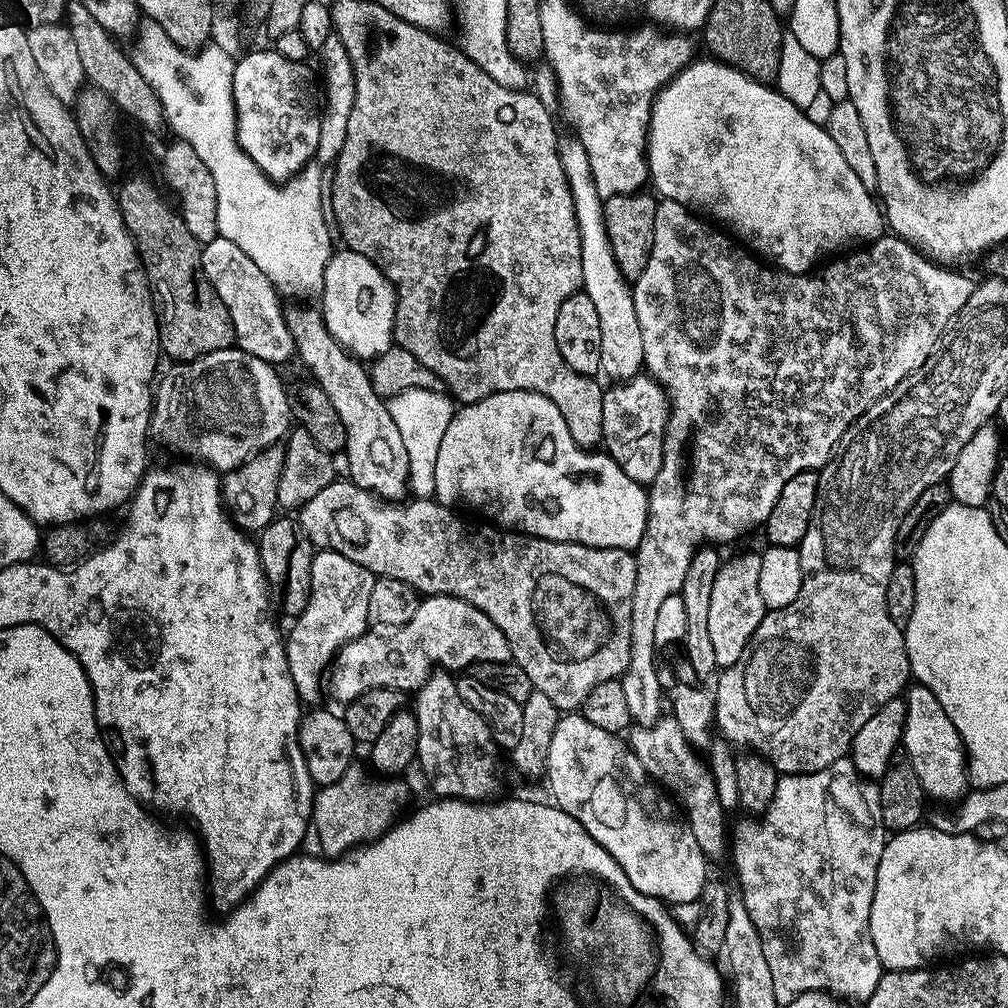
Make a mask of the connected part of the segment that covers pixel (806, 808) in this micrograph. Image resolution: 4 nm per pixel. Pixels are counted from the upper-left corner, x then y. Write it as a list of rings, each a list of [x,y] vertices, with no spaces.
[[[845,758],[835,760],[830,766],[817,772],[781,775],[776,781],[774,798],[768,809],[762,813],[764,824],[748,822],[737,830],[732,846],[732,860],[740,884],[738,895],[744,901],[746,910],[750,910],[750,918],[754,918],[754,926],[758,926],[758,938],[762,938],[762,951],[766,954],[766,963],[770,966],[771,977],[774,978],[774,998],[777,1005],[786,1006],[803,992],[827,992],[845,1001],[848,999],[860,1000],[860,1002],[866,1002],[870,994],[874,994],[882,969],[878,950],[874,950],[874,942],[870,938],[870,906],[874,902],[878,862],[882,858],[882,850],[886,843],[886,829],[880,822],[881,818],[879,787],[871,779],[861,776],[851,759]]]

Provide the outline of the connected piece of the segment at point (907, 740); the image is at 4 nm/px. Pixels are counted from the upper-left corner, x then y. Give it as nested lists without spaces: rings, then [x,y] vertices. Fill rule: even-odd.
[[[913,683],[903,697],[904,702],[904,739],[902,751],[907,756],[914,774],[924,787],[925,797],[936,800],[956,802],[969,791],[968,758],[964,755],[964,743],[954,730],[954,722],[946,718],[942,702],[926,686]]]

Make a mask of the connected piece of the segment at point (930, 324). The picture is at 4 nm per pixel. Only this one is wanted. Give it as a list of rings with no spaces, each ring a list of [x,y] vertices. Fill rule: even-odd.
[[[661,199],[657,203],[654,214],[654,246],[650,250],[646,270],[642,270],[640,277],[632,284],[632,297],[634,310],[638,313],[638,326],[642,330],[644,368],[647,375],[663,386],[670,407],[664,435],[662,470],[658,470],[658,478],[654,478],[654,482],[648,488],[648,529],[644,531],[642,542],[634,550],[636,585],[630,612],[630,662],[627,672],[619,679],[622,691],[626,693],[626,707],[630,710],[633,725],[651,726],[662,716],[660,711],[662,677],[661,669],[658,667],[658,649],[654,642],[658,606],[667,597],[679,593],[682,582],[686,582],[686,569],[690,566],[690,558],[694,558],[696,549],[709,542],[715,542],[717,545],[728,544],[731,540],[738,539],[747,528],[759,529],[763,526],[770,518],[774,502],[778,502],[778,494],[782,494],[782,486],[786,486],[786,482],[790,482],[794,474],[823,468],[832,459],[842,434],[846,434],[846,430],[853,422],[875,400],[882,398],[887,392],[892,392],[894,386],[902,382],[902,378],[906,378],[911,372],[917,372],[932,359],[941,343],[940,335],[944,331],[944,335],[949,331],[950,325],[955,321],[956,313],[962,310],[962,306],[966,306],[970,294],[976,289],[975,279],[971,280],[960,272],[952,272],[956,270],[951,267],[941,266],[929,260],[907,240],[901,240],[895,234],[885,234],[879,240],[873,240],[861,248],[864,248],[861,252],[849,251],[844,254],[849,256],[844,256],[841,260],[833,259],[828,262],[833,264],[825,263],[819,270],[799,276],[781,272],[761,262],[751,251],[734,242],[731,235],[705,222],[699,215],[689,212],[678,202]]]

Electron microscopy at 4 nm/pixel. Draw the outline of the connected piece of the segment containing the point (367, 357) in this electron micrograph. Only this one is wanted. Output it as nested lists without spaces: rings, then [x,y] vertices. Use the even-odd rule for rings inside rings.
[[[346,246],[333,251],[330,262],[326,266],[324,285],[318,297],[318,308],[323,313],[324,324],[330,335],[340,343],[349,355],[361,362],[371,362],[393,347],[392,331],[396,317],[396,288],[382,274],[366,254],[358,254]]]

